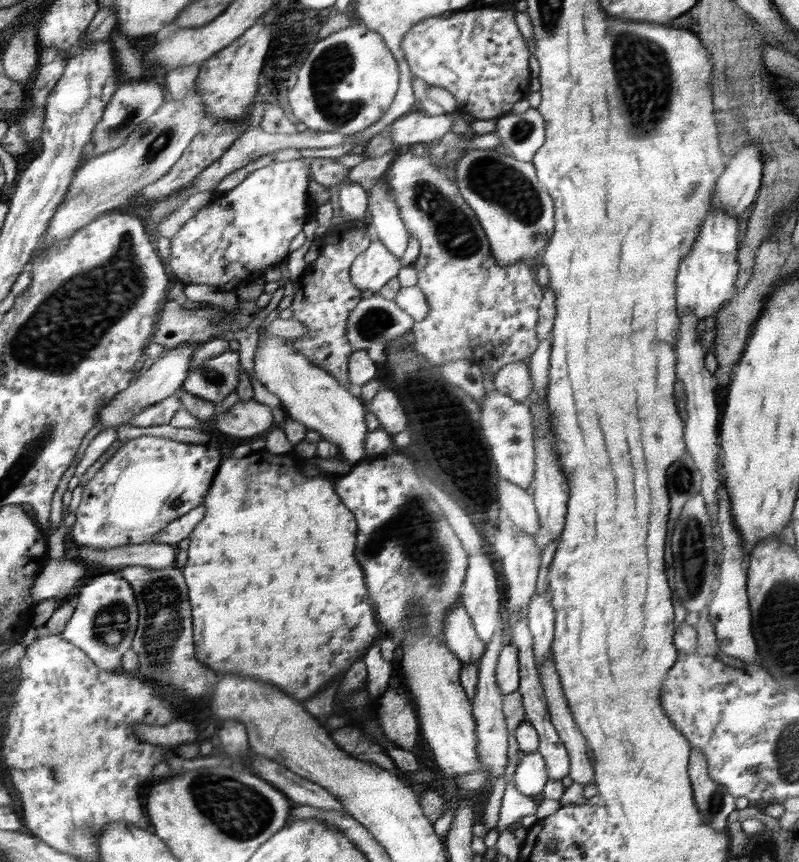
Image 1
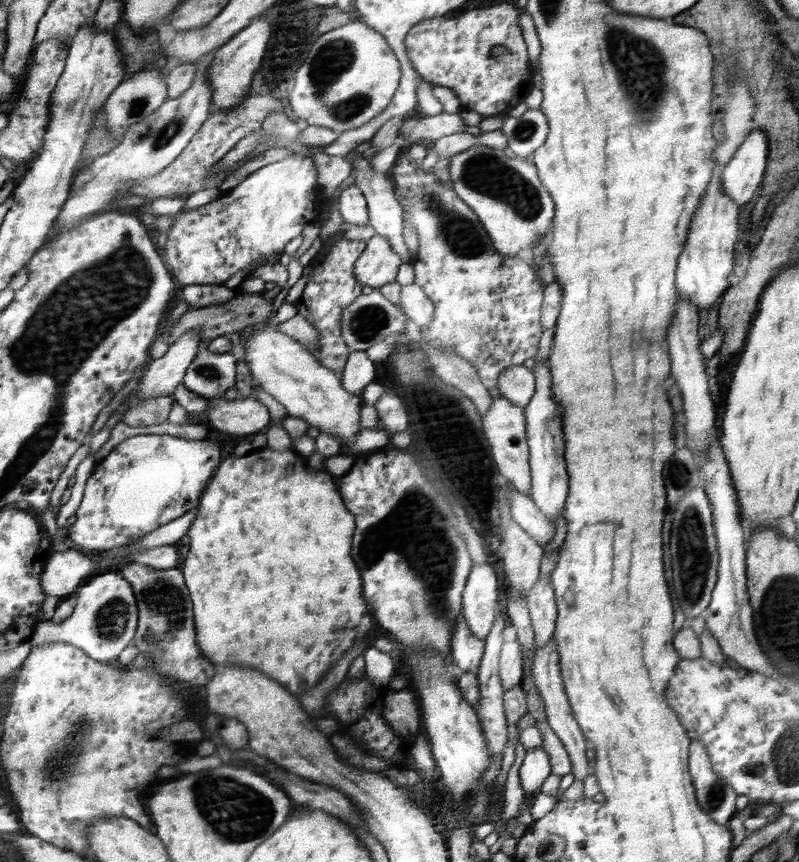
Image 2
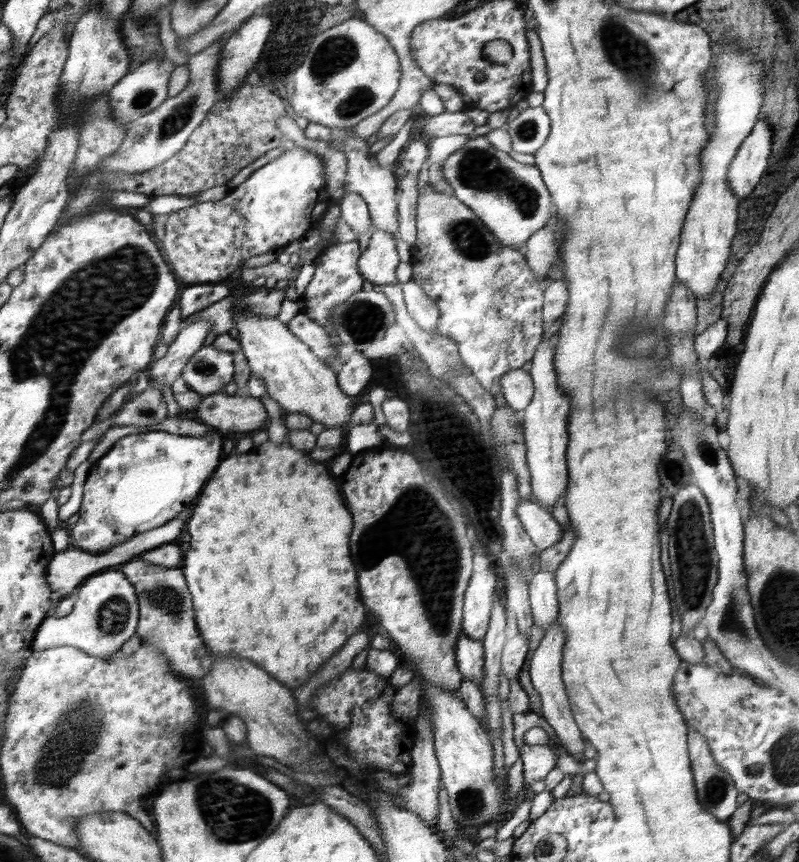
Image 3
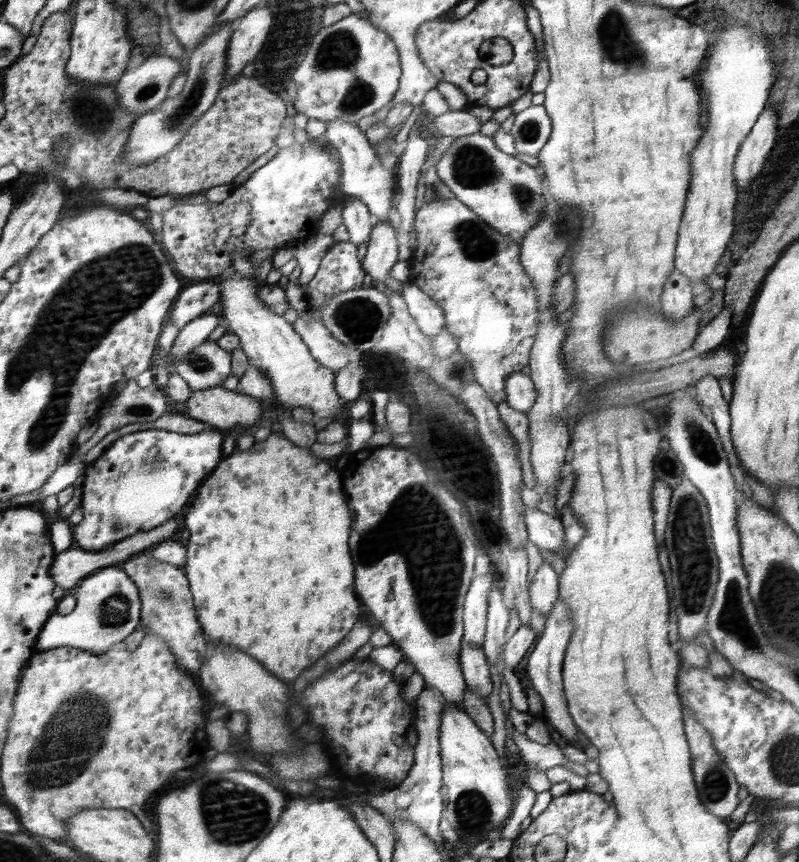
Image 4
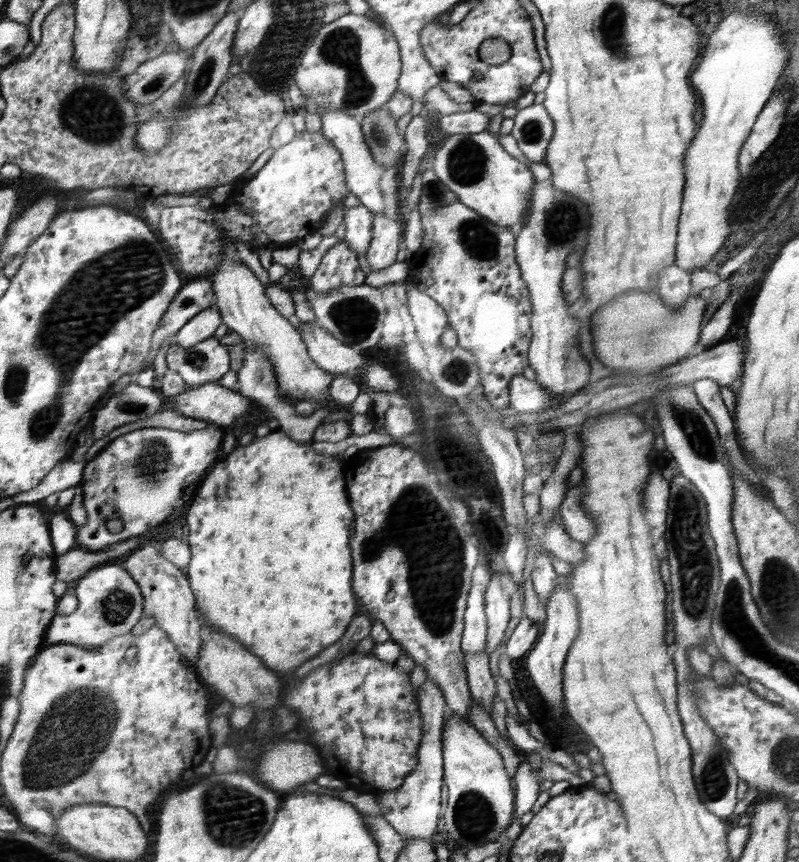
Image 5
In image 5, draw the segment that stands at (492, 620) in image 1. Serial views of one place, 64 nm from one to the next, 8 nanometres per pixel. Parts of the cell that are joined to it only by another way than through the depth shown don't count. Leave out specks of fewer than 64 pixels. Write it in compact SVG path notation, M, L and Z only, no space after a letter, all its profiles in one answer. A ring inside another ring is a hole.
M474 584L470 591L469 607L465 614L465 634L462 635L462 648L466 656L484 652L486 648L487 616L485 613L484 593L487 584Z

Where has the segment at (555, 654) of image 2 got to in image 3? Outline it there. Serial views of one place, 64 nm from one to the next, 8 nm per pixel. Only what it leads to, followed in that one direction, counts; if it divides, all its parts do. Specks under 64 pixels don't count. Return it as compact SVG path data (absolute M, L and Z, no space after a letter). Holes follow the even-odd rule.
M558 618L554 619L552 625L548 627L548 631L546 631L546 634L538 644L536 651L532 654L528 668L530 668L529 673L532 684L538 691L538 694L540 694L540 699L542 699L541 712L543 713L543 717L554 728L564 748L570 752L570 756L574 756L576 761L583 763L585 760L583 758L585 741L582 740L582 736L584 734L582 734L580 726L573 716L561 668L567 638L565 628L558 623Z

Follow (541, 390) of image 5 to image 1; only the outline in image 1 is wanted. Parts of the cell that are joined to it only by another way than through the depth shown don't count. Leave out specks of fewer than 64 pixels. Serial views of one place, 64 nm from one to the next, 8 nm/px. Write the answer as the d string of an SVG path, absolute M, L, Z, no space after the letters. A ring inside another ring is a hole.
M522 361L510 363L506 367L502 367L495 374L493 382L496 391L510 396L516 402L525 402L528 394L532 392L530 369Z

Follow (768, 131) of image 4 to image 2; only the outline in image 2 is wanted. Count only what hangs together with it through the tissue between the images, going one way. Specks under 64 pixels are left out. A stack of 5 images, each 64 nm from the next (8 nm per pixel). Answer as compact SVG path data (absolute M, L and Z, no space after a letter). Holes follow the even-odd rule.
M755 128L749 138L738 147L722 176L726 195L738 206L749 202L756 188L764 182L768 160L768 136Z

